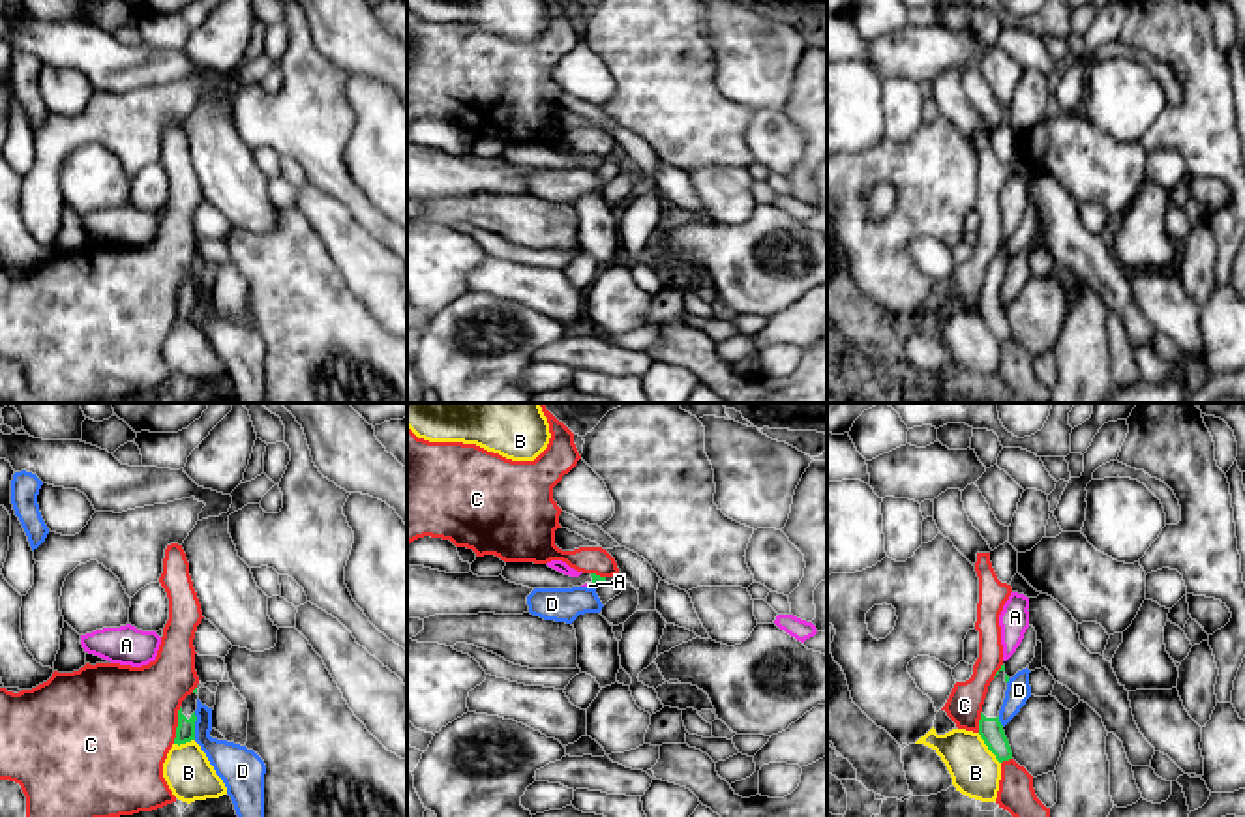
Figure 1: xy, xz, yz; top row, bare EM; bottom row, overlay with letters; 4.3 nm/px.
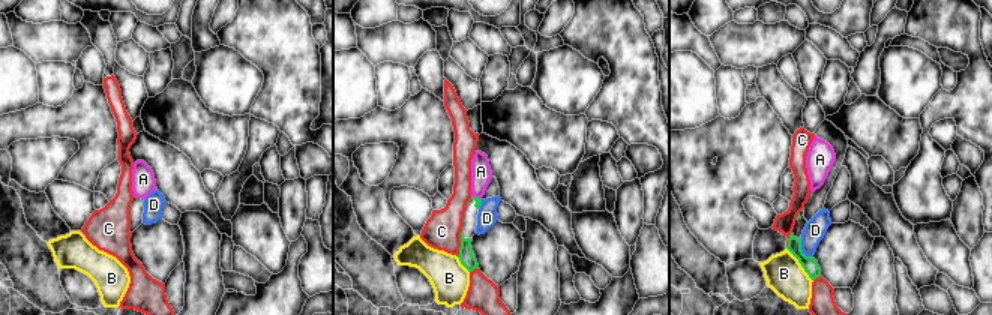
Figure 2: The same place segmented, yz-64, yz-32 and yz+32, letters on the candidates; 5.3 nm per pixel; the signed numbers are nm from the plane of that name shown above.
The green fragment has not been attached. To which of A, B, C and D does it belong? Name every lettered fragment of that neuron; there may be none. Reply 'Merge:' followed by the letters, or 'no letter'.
Merge: no letter

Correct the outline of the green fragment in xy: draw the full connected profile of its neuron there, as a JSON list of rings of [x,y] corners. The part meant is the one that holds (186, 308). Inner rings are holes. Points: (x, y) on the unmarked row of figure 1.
[[[191,274],[182,281],[182,287],[178,290],[178,307],[174,319],[174,324],[178,326],[195,320],[197,279],[199,275]]]

